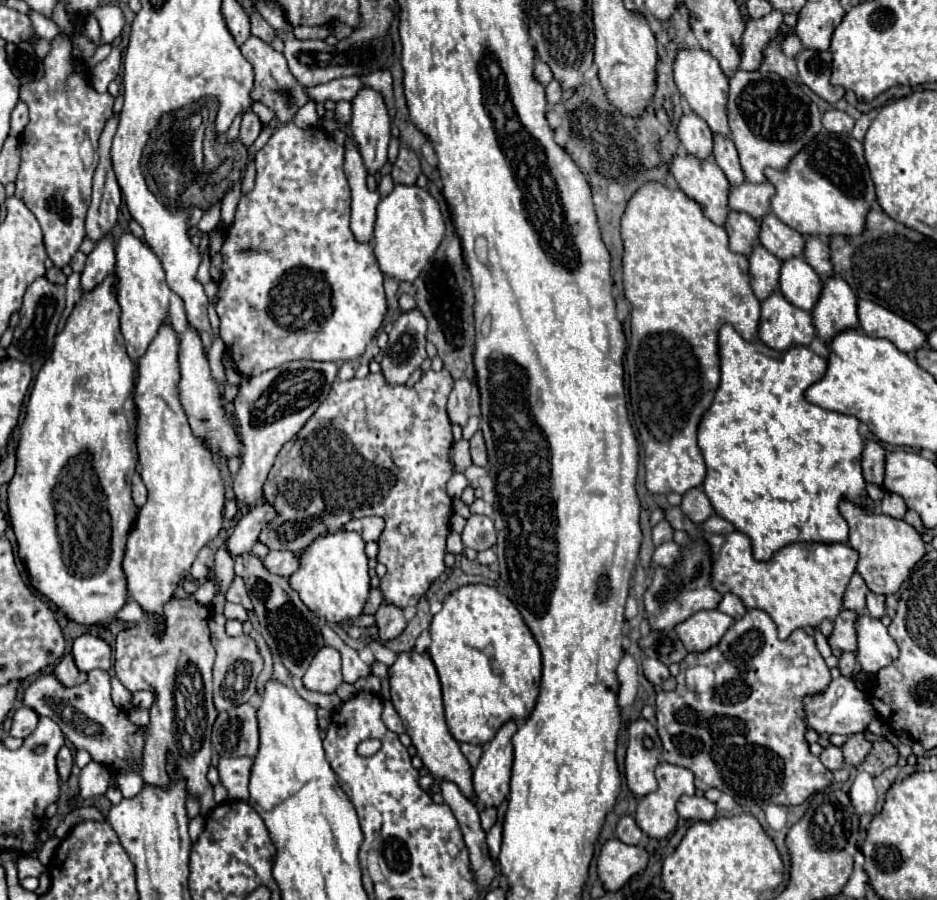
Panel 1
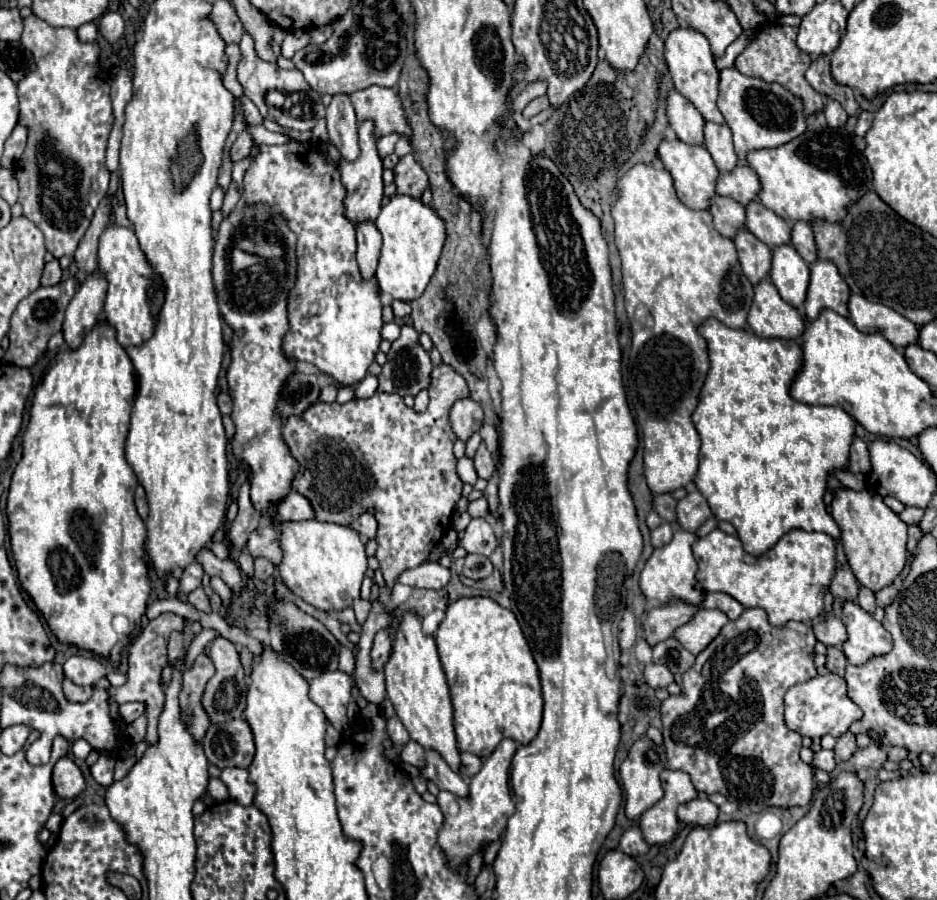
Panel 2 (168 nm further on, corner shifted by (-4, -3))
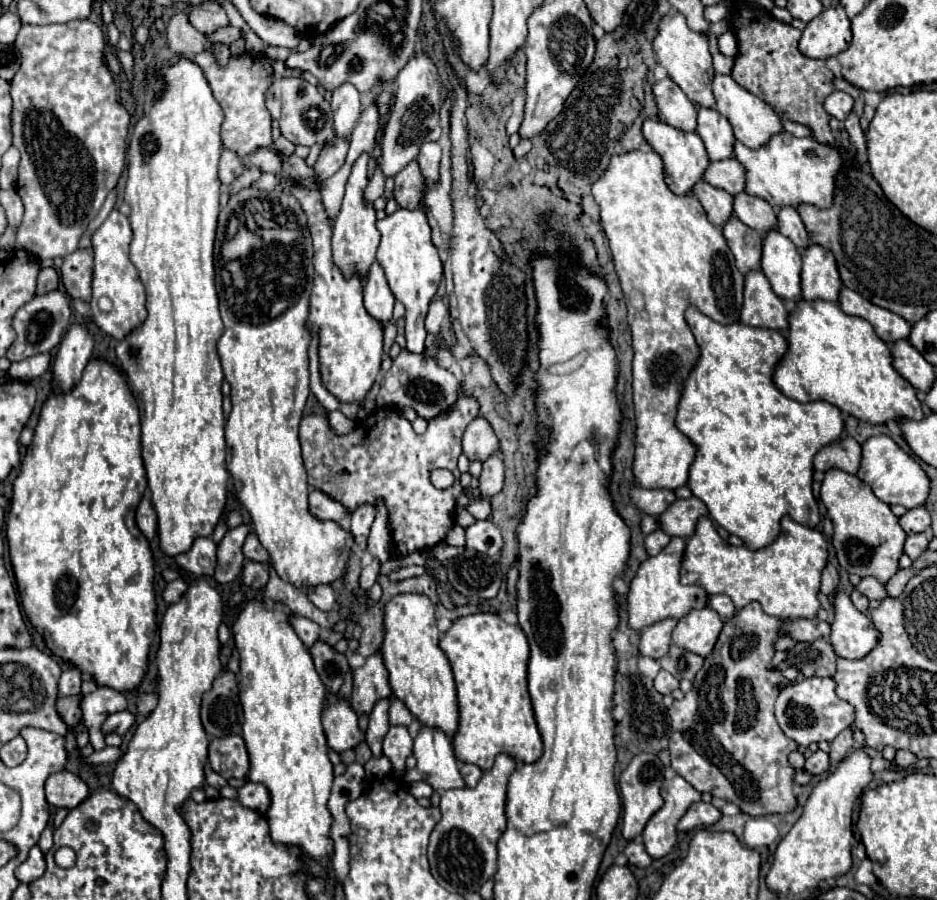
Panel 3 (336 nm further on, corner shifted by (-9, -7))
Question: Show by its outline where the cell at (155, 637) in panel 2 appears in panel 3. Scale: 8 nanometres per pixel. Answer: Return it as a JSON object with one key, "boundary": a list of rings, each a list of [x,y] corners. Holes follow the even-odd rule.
{"boundary":[[[99,686],[95,692],[81,696],[81,712],[83,712],[83,726],[87,726],[89,736],[91,736],[91,744],[95,750],[105,748],[105,736],[97,736],[97,730],[101,728],[103,720],[113,714],[113,712],[121,712],[127,708],[127,698],[121,692],[115,692],[111,688],[103,688]]]}

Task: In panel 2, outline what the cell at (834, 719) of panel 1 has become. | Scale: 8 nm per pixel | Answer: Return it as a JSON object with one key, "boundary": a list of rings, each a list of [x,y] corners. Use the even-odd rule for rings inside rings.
{"boundary":[[[828,674],[816,676],[814,680],[796,684],[786,692],[786,726],[800,736],[822,738],[824,734],[832,734],[834,738],[846,734],[854,722],[862,718],[862,708],[848,696],[848,686],[842,676]]]}

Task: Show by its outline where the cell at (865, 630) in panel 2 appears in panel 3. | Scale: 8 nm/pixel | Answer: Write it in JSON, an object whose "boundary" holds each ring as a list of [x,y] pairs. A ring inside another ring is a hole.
{"boundary":[[[835,592],[833,612],[835,618],[831,622],[831,644],[837,656],[855,660],[863,658],[867,652],[871,652],[871,648],[875,648],[879,632],[875,632],[871,620],[851,604],[847,594]]]}

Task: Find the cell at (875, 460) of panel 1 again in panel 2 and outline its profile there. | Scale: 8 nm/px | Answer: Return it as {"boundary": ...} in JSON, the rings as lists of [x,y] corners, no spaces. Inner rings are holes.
{"boundary":[[[854,438],[852,448],[850,448],[850,472],[868,474],[870,470],[872,470],[872,462],[870,462],[868,444],[860,438]]]}

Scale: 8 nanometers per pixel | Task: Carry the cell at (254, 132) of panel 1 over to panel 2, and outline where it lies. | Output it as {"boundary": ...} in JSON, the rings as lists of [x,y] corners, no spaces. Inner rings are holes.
{"boundary":[[[248,130],[240,132],[238,140],[234,142],[234,146],[232,146],[232,150],[230,150],[230,156],[232,156],[232,160],[236,162],[236,160],[242,160],[242,158],[250,156],[250,148],[252,148],[252,144],[254,144],[254,138],[252,138],[252,134],[250,134]]]}

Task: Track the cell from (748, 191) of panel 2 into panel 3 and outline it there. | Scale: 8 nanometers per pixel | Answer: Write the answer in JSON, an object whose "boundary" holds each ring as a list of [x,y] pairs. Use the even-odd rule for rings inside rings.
{"boundary":[[[725,158],[717,162],[709,162],[703,180],[707,180],[711,186],[721,188],[729,194],[743,192],[743,166],[735,158]]]}

